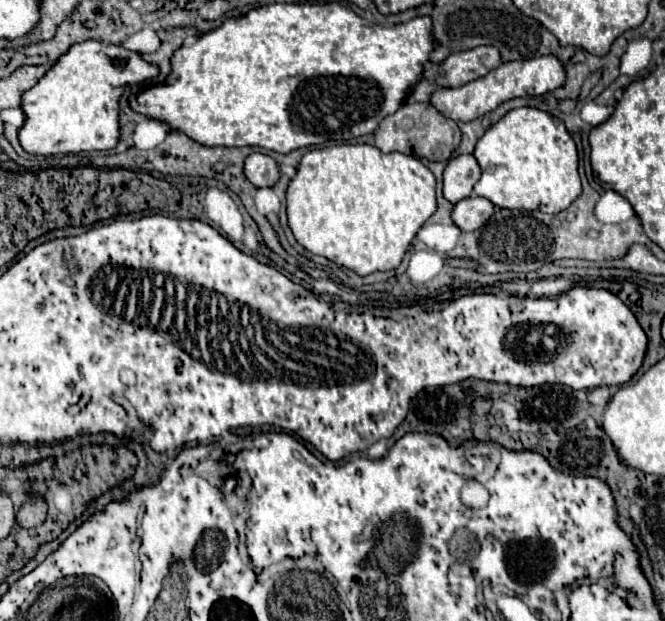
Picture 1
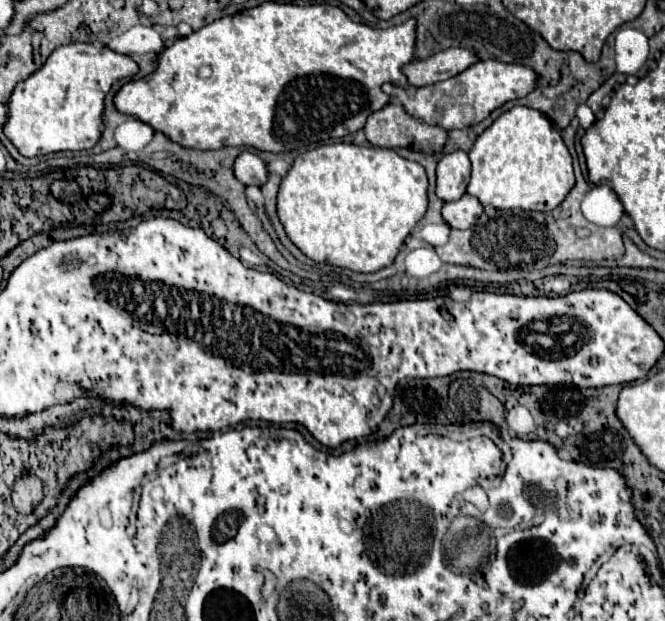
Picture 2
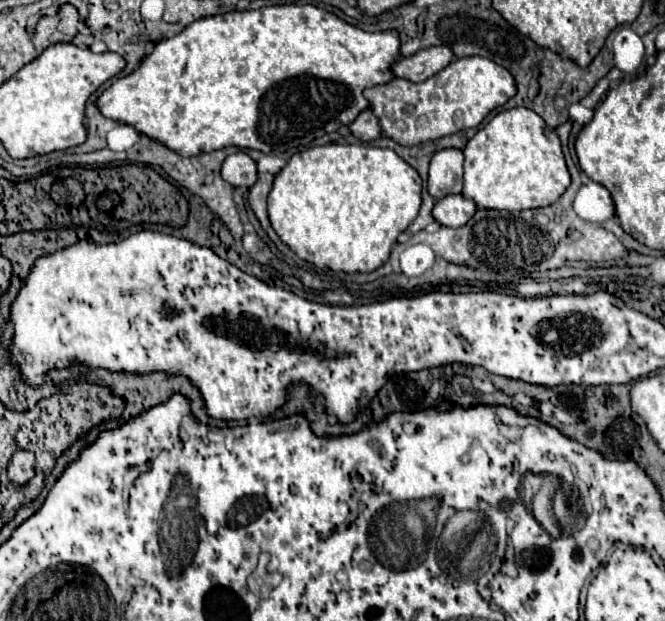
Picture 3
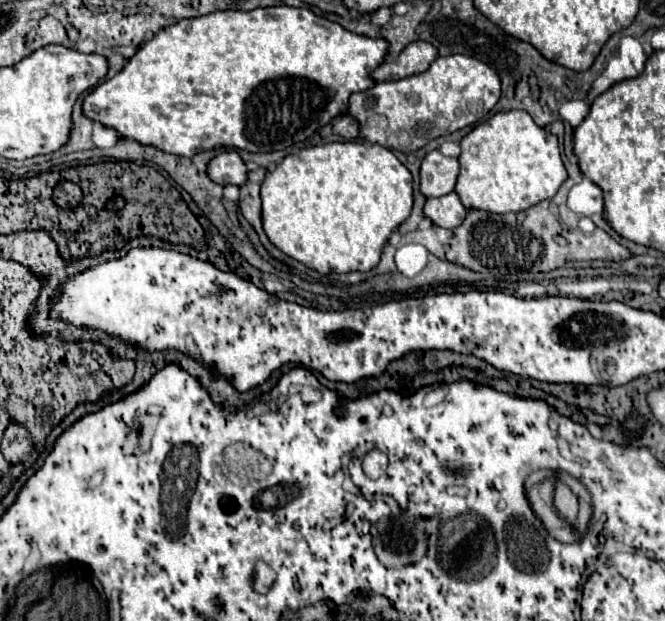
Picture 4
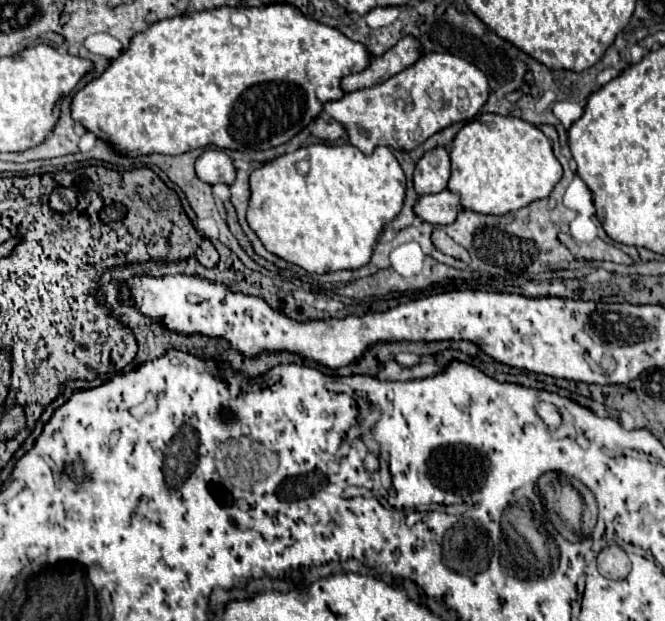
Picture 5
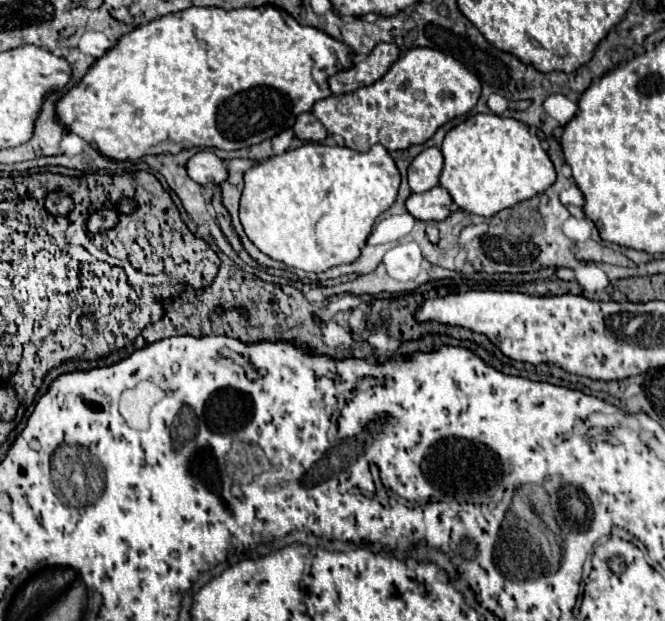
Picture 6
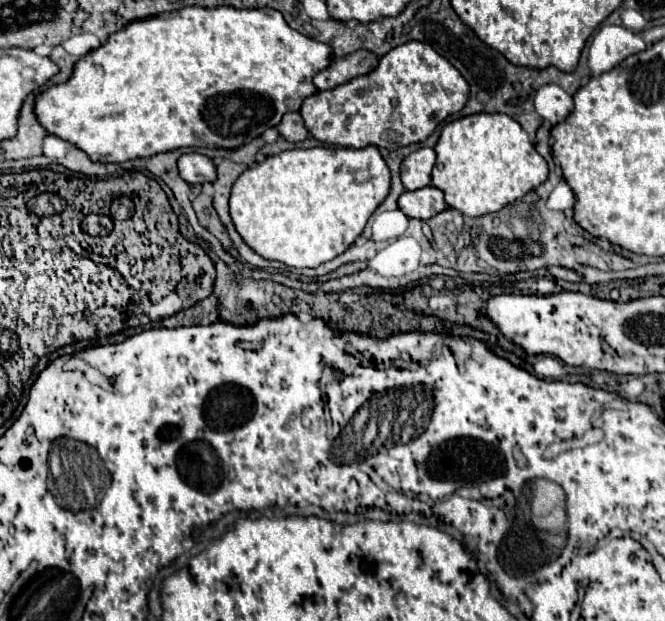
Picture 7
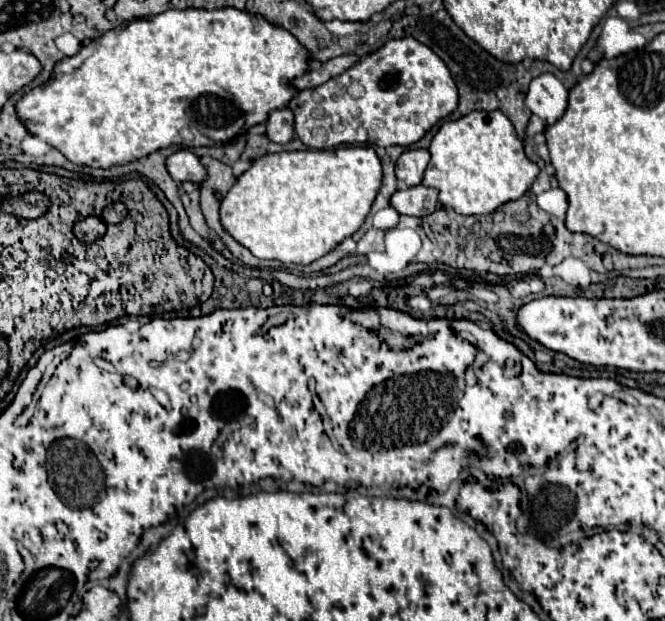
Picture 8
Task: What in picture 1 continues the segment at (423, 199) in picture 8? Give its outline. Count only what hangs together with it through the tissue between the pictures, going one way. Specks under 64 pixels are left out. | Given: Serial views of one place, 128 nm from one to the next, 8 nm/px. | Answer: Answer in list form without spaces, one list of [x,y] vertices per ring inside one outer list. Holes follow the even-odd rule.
[[[468,196],[454,204],[452,220],[460,230],[476,230],[492,216],[492,204],[480,196]]]

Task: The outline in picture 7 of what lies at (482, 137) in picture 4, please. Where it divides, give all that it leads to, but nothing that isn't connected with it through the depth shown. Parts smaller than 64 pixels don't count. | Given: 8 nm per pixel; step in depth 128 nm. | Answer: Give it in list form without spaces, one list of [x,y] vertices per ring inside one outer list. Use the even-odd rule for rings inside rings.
[[[480,112],[448,122],[442,128],[442,134],[434,150],[436,150],[436,164],[432,168],[432,186],[444,192],[446,204],[450,208],[456,208],[466,216],[484,216],[490,212],[498,212],[506,204],[516,202],[518,198],[522,198],[548,178],[546,160],[534,150],[530,136],[520,128],[520,124],[506,114]]]

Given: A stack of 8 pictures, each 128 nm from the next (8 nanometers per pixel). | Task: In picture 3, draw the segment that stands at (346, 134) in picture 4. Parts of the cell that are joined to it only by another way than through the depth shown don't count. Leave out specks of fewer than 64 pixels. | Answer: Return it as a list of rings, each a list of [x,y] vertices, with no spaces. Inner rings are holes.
[[[364,110],[352,124],[350,124],[350,132],[364,140],[364,142],[370,142],[374,138],[380,136],[380,126],[378,126],[378,120],[376,116],[370,112],[370,110]]]

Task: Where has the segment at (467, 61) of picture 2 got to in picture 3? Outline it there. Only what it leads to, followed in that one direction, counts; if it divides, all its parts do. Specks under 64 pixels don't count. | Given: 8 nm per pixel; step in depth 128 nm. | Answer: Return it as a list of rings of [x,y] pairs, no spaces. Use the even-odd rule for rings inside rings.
[[[432,46],[432,48],[424,48],[424,50],[416,52],[408,58],[398,58],[398,62],[394,62],[390,70],[396,78],[424,82],[426,78],[438,74],[452,58],[454,58],[454,54],[448,46]]]

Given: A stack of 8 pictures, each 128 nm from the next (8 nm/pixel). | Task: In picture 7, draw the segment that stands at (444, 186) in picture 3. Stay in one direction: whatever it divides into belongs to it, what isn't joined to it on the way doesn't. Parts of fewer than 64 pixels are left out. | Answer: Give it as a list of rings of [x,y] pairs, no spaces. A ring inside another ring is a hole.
[[[420,148],[404,158],[400,166],[400,178],[406,190],[418,190],[430,184],[430,170],[434,166],[434,150]]]

